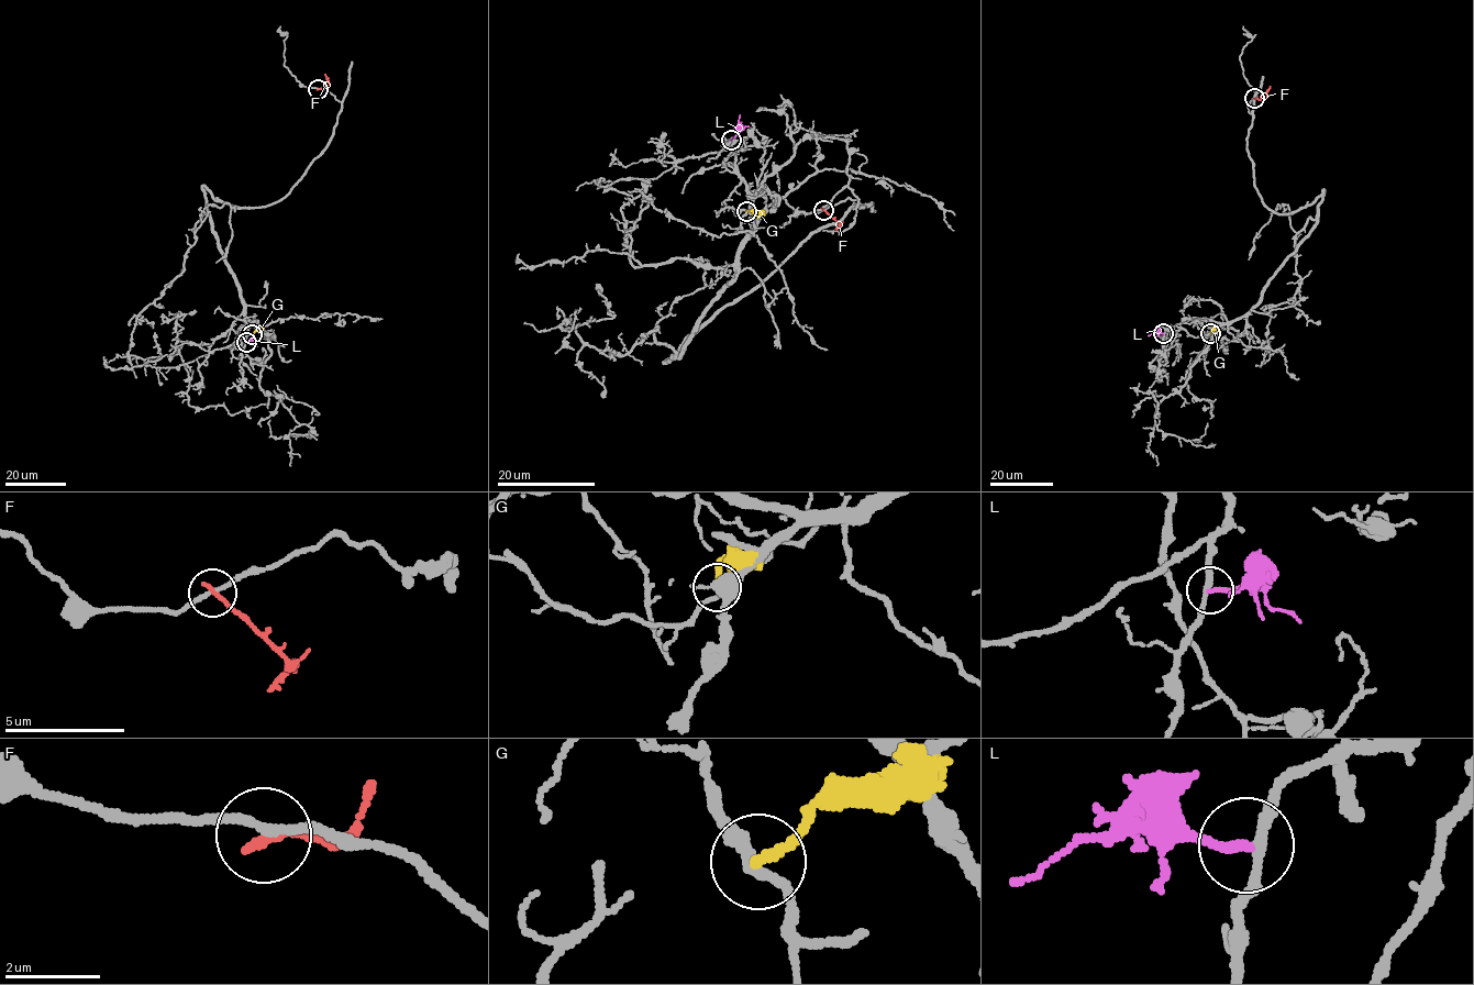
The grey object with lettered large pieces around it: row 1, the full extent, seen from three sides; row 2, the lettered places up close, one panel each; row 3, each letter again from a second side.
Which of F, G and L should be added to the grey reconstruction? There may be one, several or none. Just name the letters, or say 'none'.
none

